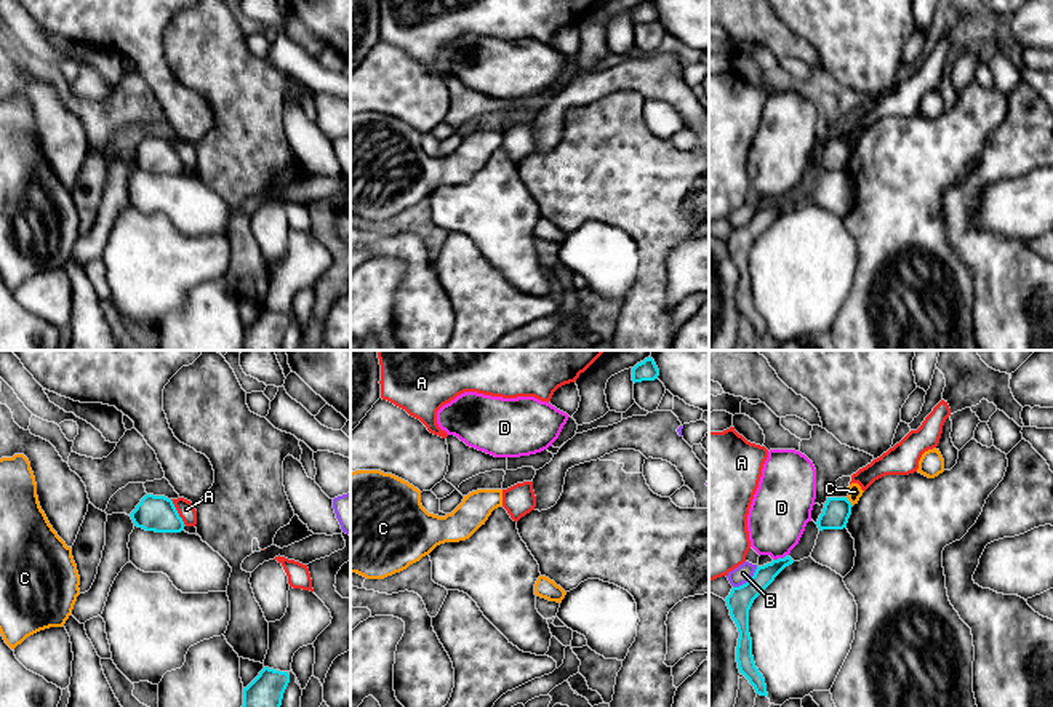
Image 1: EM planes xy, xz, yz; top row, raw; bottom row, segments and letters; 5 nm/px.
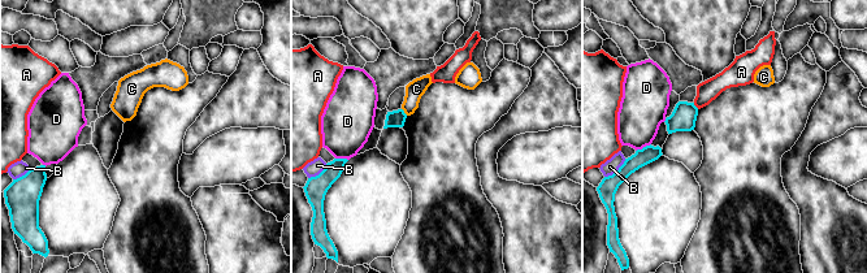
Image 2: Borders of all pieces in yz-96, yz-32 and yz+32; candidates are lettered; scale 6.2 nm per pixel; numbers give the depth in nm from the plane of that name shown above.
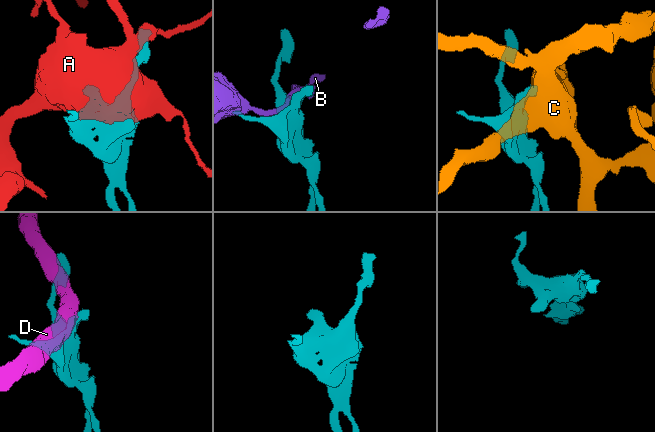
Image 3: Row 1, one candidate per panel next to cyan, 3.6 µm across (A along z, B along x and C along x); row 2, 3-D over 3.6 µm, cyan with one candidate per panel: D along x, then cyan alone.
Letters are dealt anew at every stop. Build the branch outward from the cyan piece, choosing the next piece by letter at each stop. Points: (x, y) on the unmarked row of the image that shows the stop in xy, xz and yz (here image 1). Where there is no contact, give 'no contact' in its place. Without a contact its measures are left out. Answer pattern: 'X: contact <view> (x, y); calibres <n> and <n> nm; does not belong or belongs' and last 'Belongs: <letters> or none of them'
A: contact xy (176, 154); calibres 180 and 90 nm; does not belong
B: contact yz (748, 223); calibres 130 and 90 nm; does not belong
C: contact yz (848, 143); calibres 140 and 70 nm; does not belong
D: contact yz (780, 200); calibres 100 and 300 nm; does not belong
Belongs: none of them

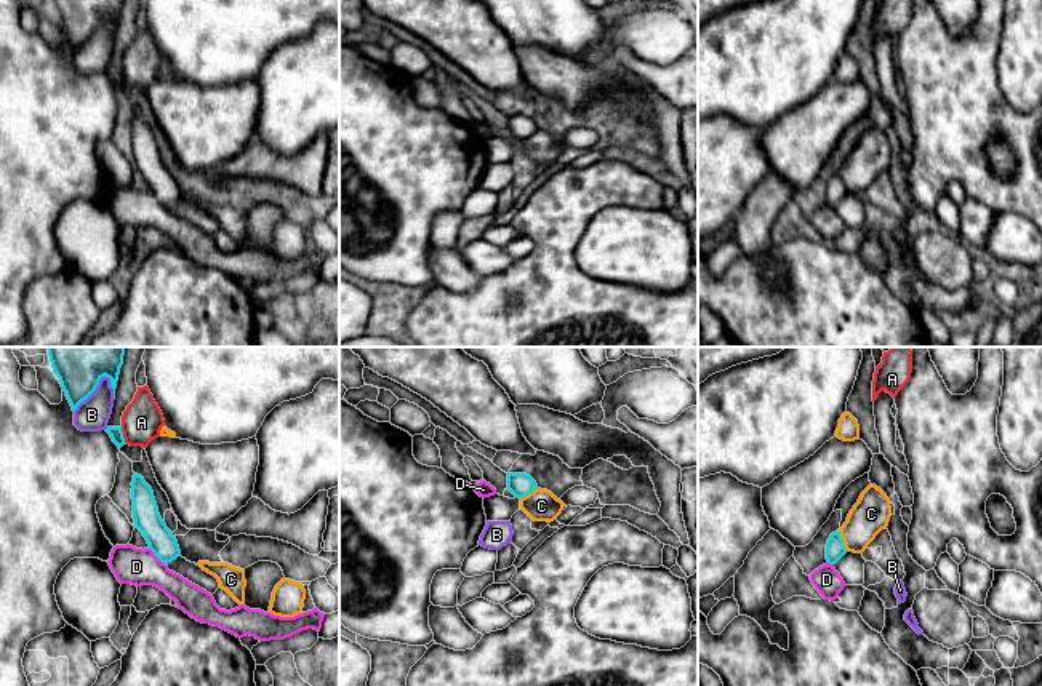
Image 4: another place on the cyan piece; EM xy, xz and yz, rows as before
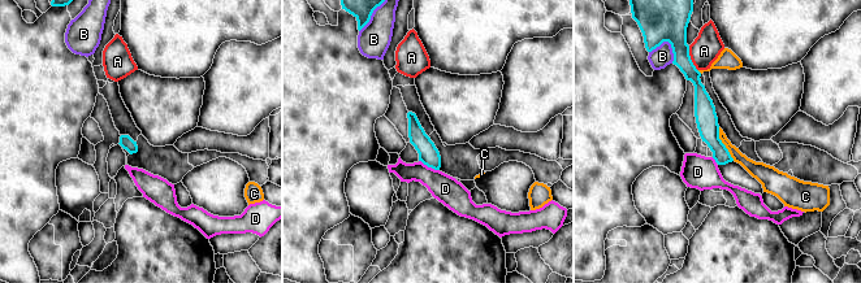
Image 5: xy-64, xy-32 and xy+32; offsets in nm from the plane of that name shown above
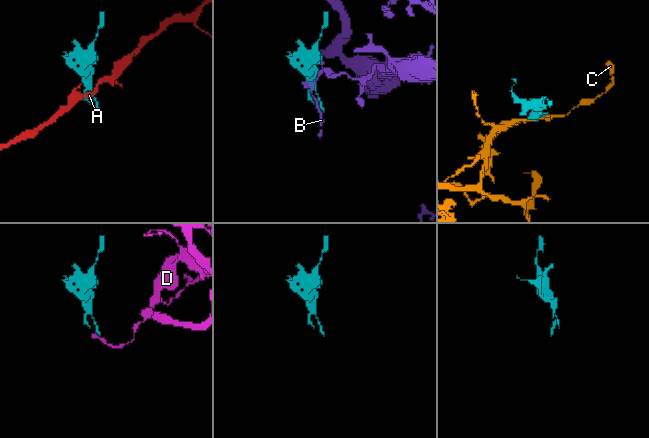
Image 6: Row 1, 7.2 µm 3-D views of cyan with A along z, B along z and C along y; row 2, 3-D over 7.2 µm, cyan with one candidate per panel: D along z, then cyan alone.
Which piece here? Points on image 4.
A: contact xy (122, 77); calibres 70 and 200 nm; does not belong
B: contact xy (93, 32); calibres 200 and 160 nm; does not belong
C: contact yz (842, 183); calibres 100 and 190 nm; does not belong
D: contact xy (157, 199); calibres 140 and 190 nm; does not belong
Belongs: none of them

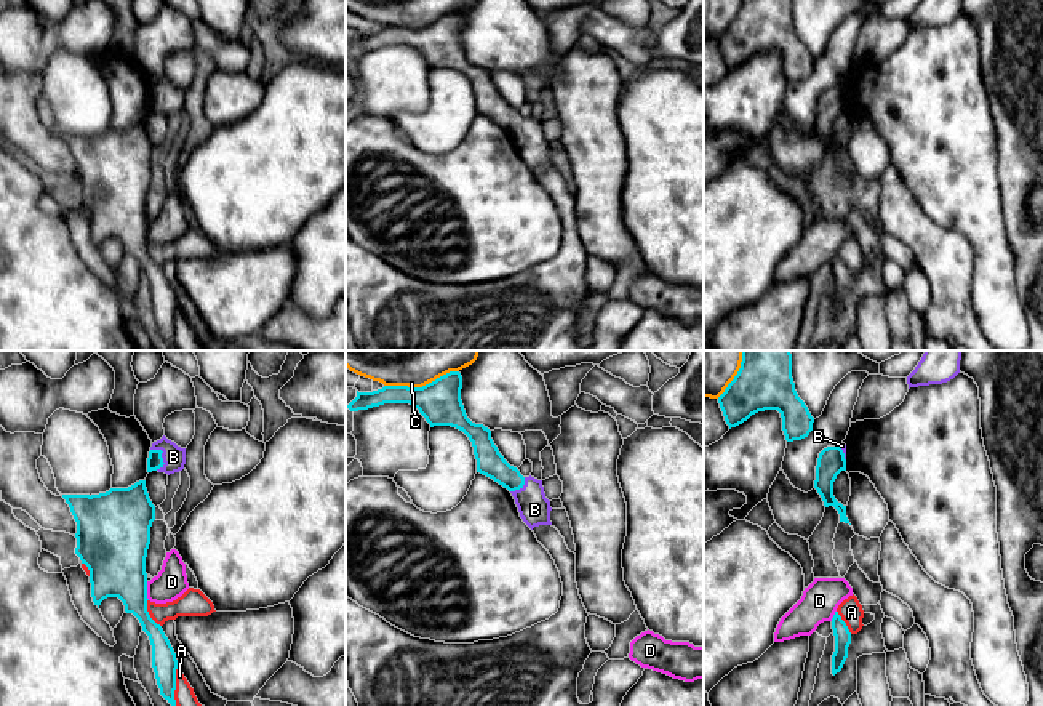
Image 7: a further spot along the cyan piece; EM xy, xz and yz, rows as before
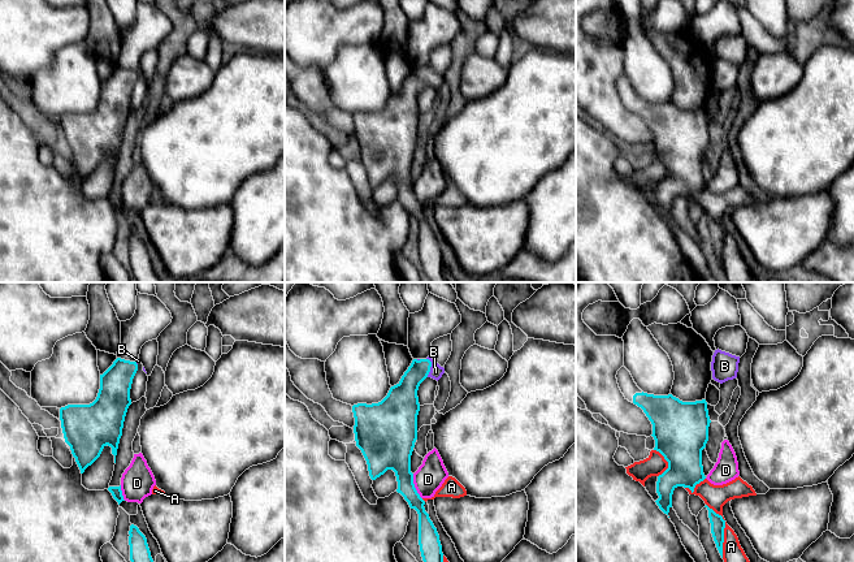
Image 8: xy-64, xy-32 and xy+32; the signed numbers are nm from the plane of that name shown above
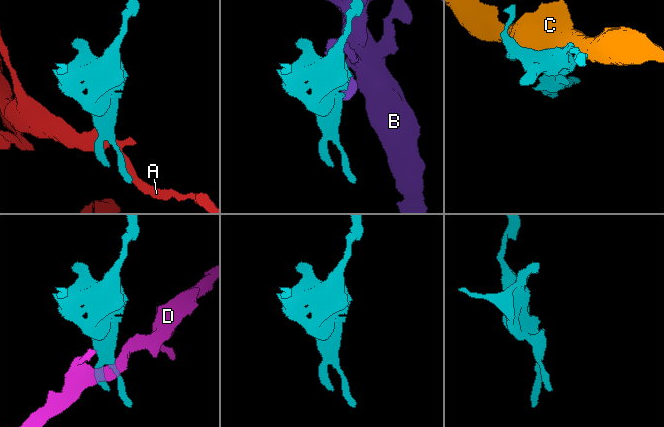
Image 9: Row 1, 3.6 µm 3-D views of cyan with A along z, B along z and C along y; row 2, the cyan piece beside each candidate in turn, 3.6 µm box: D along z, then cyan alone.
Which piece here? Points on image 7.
A: contact xy (147, 255); calibres 260 and 140 nm; does not belong
B: contact xy (160, 98); calibres 80 and 110 nm; belongs
C: contact xz (423, 28); calibres 220 and 140 nm; does not belong
D: contact xy (146, 232); calibres 300 and 160 nm; does not belong
Belongs: B

